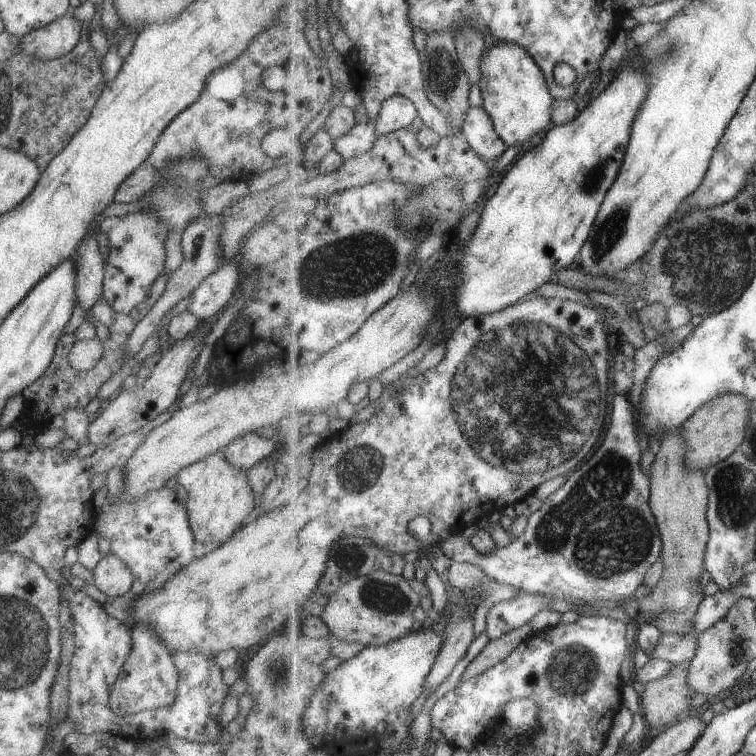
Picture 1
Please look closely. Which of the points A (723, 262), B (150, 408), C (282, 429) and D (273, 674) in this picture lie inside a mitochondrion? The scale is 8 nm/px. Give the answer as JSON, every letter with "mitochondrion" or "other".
{"A":"mitochondrion","B":"other","C":"other","D":"mitochondrion"}

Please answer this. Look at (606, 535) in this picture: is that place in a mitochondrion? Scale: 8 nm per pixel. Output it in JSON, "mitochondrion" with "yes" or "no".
{"mitochondrion":"yes"}

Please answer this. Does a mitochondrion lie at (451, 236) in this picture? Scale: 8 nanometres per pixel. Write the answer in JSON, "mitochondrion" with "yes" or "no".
{"mitochondrion":"no"}

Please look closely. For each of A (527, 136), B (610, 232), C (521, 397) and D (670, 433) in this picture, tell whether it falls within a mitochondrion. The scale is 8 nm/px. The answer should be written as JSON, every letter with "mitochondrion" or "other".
{"A":"other","B":"mitochondrion","C":"mitochondrion","D":"other"}

